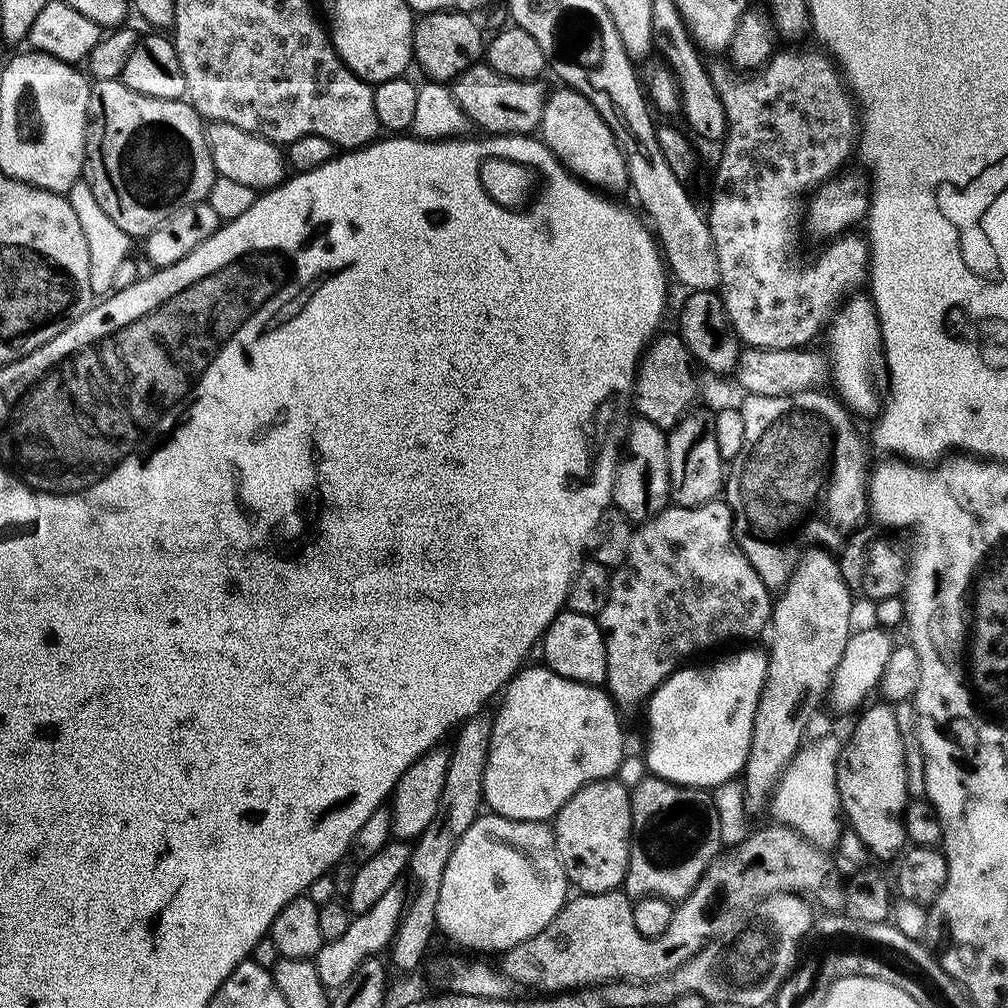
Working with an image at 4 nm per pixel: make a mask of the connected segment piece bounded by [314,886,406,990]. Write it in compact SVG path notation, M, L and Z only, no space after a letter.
M393 886L370 906L368 912L361 912L353 915L350 926L346 926L345 932L339 938L325 940L324 945L317 950L314 963L318 970L318 978L322 978L322 986L329 990L335 990L343 986L354 974L354 970L369 958L376 958L381 955L380 951L387 949L391 945L398 922L404 913L406 903L406 892L400 886Z

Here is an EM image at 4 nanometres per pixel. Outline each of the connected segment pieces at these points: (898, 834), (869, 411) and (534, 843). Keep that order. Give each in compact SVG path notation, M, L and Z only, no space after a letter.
M869 703L855 717L856 725L853 726L848 741L843 741L836 763L836 785L847 827L857 832L858 838L872 856L881 856L888 860L905 847L904 808L910 797L906 790L906 758L900 729L901 717L896 716L897 709L893 705L879 703Z
M849 295L836 309L832 319L828 321L827 335L826 355L830 365L831 383L833 385L836 383L835 395L853 413L861 412L862 415L869 416L869 418L875 417L882 407L882 396L881 393L876 393L876 387L879 384L881 387L886 369L880 323L876 307L872 305L871 295Z
M481 814L476 817L476 821L470 826L470 830L466 830L466 834L462 834L458 846L454 846L454 854L450 854L450 862L446 862L446 870L442 874L442 886L438 890L436 926L441 933L445 932L454 943L461 944L464 948L473 948L476 954L484 954L480 952L503 954L509 948L518 946L518 942L526 942L526 938L534 938L534 934L538 934L538 930L545 928L555 918L558 910L564 907L569 896L570 885L562 870L562 862L556 849L556 833L547 823L539 820L511 820L495 814Z

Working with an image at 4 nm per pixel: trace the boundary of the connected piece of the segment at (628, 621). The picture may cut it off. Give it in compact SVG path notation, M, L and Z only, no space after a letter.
M717 498L699 504L693 508L681 508L679 506L669 506L661 510L657 516L652 516L643 521L633 531L632 542L628 546L628 553L624 556L624 561L620 567L612 572L612 585L610 586L610 598L606 598L606 606L599 614L601 628L604 629L604 641L606 642L606 670L608 678L606 681L606 691L613 701L621 709L636 708L645 703L652 691L663 682L667 676L671 676L677 668L681 667L691 658L695 652L704 652L707 648L712 648L715 644L728 644L731 640L736 642L752 642L760 631L769 627L772 619L772 606L774 603L773 593L764 585L762 578L750 566L750 562L743 548L734 539L734 517L732 511L728 509L727 503L723 499Z

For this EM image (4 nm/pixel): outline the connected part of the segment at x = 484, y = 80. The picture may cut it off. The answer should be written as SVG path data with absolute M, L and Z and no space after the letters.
M477 62L471 64L468 69L455 80L451 81L450 89L452 96L458 102L458 106L464 111L473 125L477 124L488 134L532 134L540 127L542 110L546 99L546 88L540 85L539 79L535 80L515 80L506 78L498 74L493 68L489 68L487 63Z

